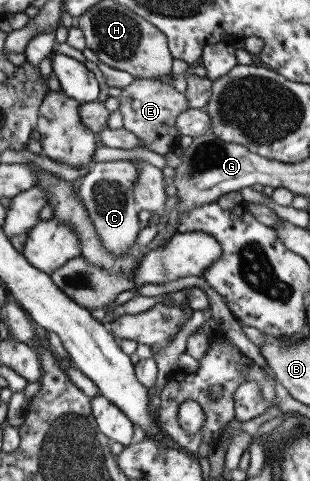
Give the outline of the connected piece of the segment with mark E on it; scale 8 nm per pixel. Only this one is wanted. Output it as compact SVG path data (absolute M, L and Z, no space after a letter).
M154 78L133 79L128 86L121 89L117 100L119 102L117 109L122 115L123 127L141 140L142 147L159 156L178 149L177 143L181 134L176 130L175 118L189 106L184 93L177 92L172 87L172 81L161 82Z

